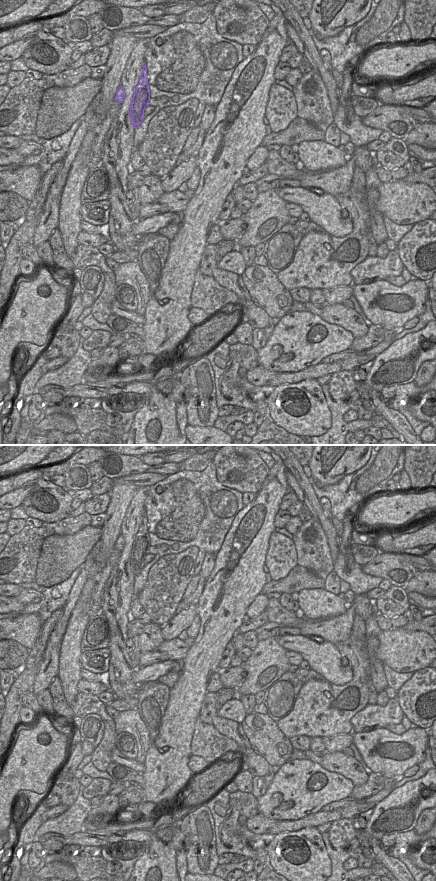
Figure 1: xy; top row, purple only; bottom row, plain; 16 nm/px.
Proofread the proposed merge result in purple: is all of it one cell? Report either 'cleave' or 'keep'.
cleave

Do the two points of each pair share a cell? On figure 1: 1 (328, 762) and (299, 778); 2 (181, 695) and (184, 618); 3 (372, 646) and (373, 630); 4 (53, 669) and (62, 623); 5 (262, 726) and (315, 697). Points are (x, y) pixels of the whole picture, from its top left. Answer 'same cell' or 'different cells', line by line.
1: different cells
2: different cells
3: same cell
4: same cell
5: different cells

